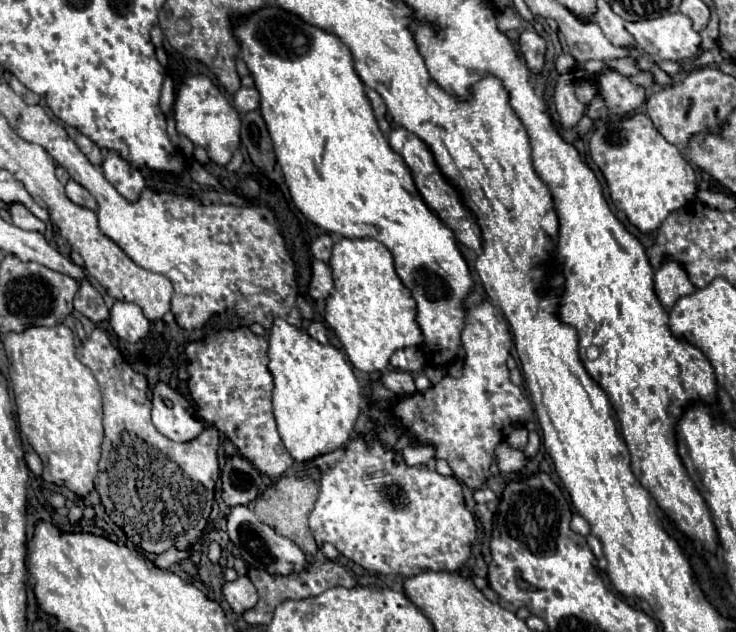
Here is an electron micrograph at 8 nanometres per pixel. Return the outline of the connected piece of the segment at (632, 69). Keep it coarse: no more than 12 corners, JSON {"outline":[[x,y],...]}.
{"outline":[[631,58],[611,60],[607,66],[631,76],[637,74],[637,66]]}

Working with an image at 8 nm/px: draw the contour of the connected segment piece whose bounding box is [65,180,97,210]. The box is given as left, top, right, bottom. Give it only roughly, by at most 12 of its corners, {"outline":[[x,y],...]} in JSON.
{"outline":[[69,180],[65,190],[71,202],[97,210],[93,198],[81,184]]}

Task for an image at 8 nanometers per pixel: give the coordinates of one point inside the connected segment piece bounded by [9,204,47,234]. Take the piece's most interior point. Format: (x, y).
(21, 216)

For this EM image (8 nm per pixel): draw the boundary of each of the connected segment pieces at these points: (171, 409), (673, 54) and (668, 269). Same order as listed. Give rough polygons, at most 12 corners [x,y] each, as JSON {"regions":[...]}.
{"regions":[[[165,382],[151,388],[153,424],[175,442],[203,432],[193,406]],[[681,12],[625,22],[649,56],[689,62],[701,36]],[[675,258],[655,270],[655,294],[665,308],[695,292]]]}

